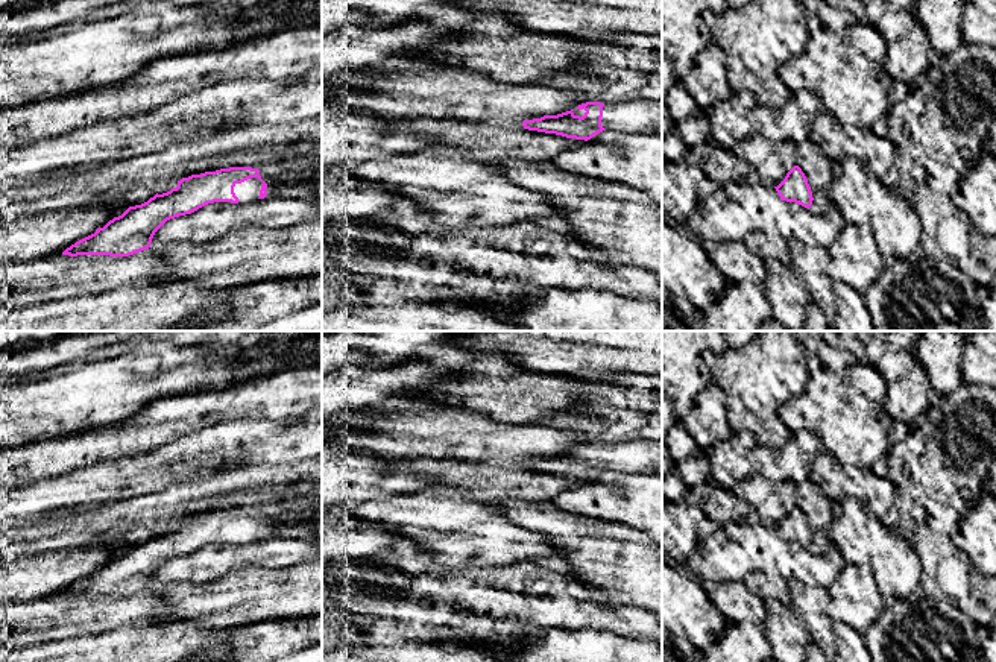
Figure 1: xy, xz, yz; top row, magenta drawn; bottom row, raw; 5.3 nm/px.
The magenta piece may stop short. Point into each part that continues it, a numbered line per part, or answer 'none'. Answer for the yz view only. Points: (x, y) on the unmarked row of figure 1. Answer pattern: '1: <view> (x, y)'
none

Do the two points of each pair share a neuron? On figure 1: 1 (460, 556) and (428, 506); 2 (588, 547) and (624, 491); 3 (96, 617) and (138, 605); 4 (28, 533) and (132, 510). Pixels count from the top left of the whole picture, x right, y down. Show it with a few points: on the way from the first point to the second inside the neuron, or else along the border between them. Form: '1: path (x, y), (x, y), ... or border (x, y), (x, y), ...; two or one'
1: path (447, 544), (431, 530), (431, 520); one
2: border (570, 512), (614, 524); two
3: path (107, 612), (128, 611); one
4: path (53, 524), (84, 524), (107, 518); one

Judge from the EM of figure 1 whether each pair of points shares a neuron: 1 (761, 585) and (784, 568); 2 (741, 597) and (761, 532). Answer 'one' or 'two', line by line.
1: two
2: two

